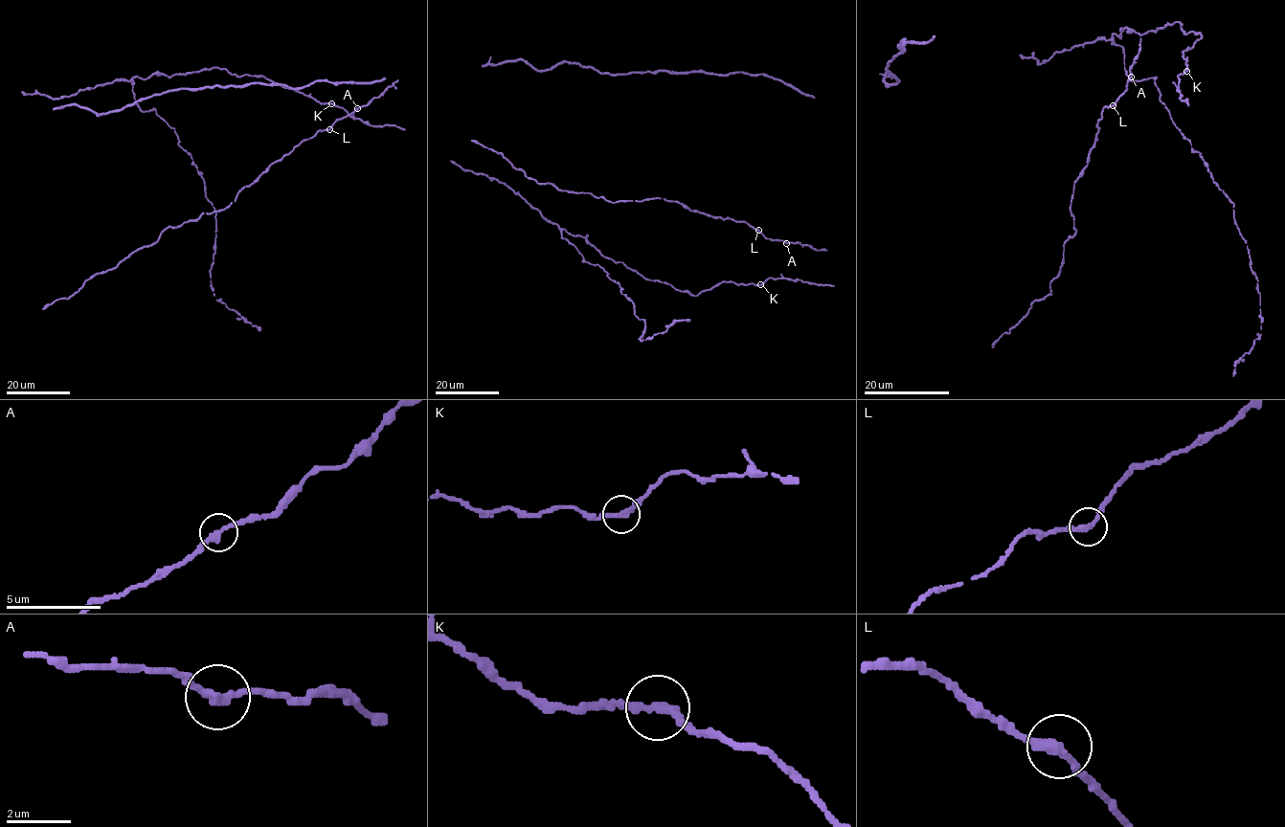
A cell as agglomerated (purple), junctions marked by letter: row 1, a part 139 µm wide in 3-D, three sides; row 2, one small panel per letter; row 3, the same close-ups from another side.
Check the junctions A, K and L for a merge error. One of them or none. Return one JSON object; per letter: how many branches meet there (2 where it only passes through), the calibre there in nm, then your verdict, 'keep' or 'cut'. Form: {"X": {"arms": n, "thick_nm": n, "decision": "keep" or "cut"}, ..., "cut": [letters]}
{"A": {"arms": 2, "thick_nm": 320, "decision": "keep"}, "K": {"arms": 2, "thick_nm": 300, "decision": "keep"}, "L": {"arms": 2, "thick_nm": 280, "decision": "keep"}, "cut": []}

